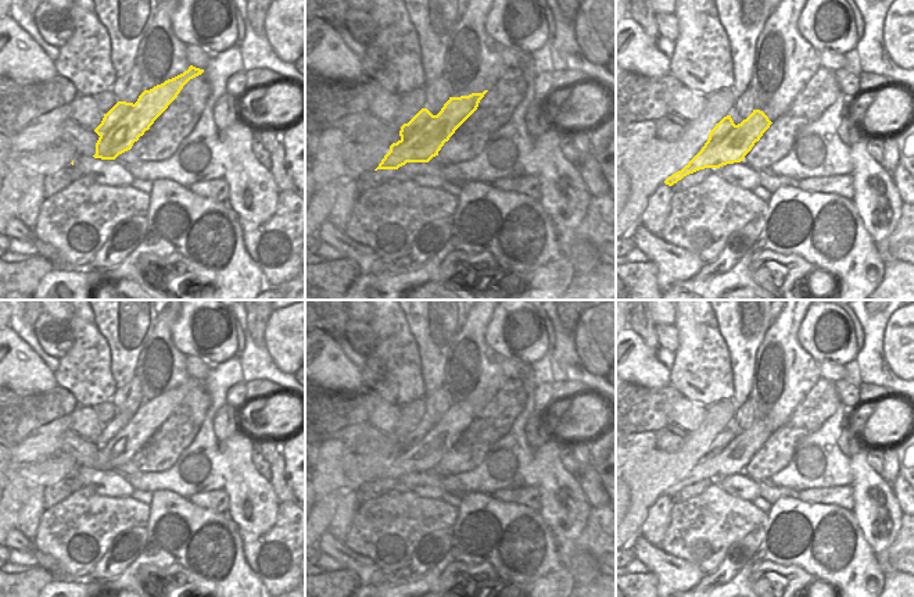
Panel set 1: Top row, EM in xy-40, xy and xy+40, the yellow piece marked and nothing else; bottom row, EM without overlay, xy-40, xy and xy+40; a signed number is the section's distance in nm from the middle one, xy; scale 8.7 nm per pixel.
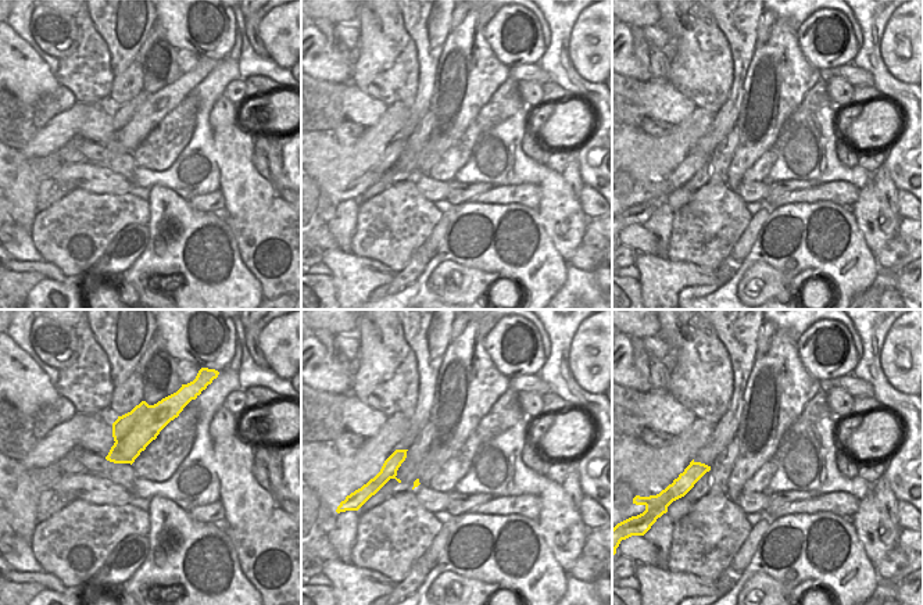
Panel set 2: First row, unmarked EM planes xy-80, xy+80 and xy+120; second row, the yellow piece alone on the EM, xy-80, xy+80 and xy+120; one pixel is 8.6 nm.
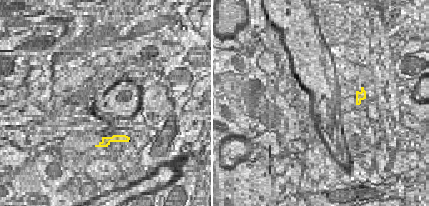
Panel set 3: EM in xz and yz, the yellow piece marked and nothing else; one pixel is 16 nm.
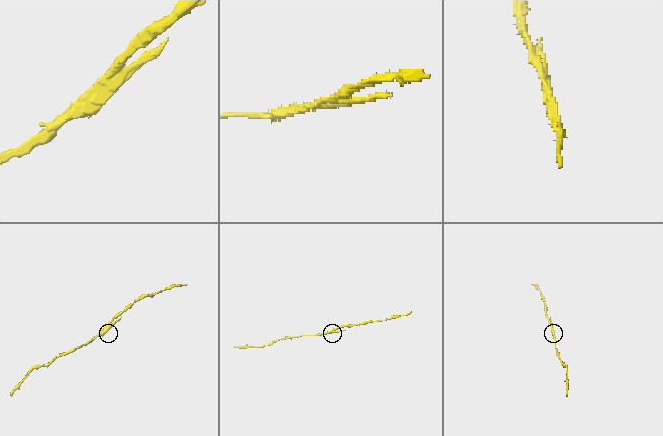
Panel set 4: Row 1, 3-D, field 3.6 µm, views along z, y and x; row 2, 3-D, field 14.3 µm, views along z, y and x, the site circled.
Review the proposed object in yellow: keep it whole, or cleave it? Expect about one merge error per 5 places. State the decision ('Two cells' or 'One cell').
Two cells

